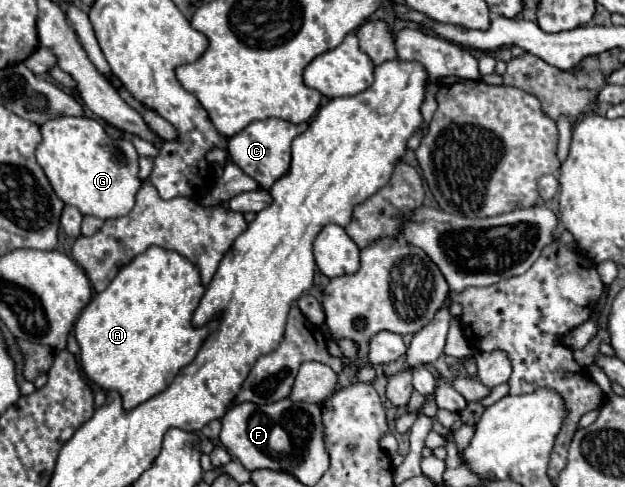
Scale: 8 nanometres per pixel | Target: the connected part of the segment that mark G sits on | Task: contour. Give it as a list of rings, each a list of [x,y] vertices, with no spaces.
[[[62,116],[48,120],[40,126],[40,134],[42,142],[36,148],[36,160],[42,166],[44,174],[48,176],[56,196],[64,204],[76,206],[84,216],[90,214],[102,220],[126,216],[134,208],[134,198],[142,186],[142,180],[138,180],[138,154],[130,140],[110,138],[104,130],[104,124],[88,116]]]

